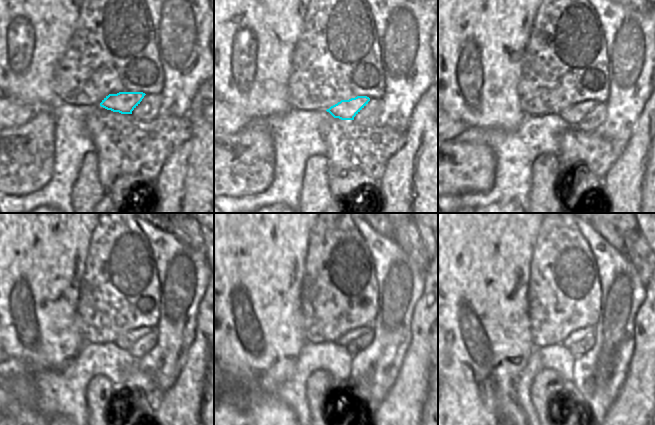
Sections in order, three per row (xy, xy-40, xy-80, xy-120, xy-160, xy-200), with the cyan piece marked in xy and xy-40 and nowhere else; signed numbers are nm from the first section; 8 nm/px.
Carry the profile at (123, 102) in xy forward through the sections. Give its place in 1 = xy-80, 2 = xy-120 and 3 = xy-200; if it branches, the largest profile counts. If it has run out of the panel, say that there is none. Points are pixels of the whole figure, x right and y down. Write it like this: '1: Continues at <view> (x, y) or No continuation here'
1: Continues at xy-80 (573, 114)
2: Continues at xy-120 (125, 341)
3: Continues at xy-200 (578, 335)

